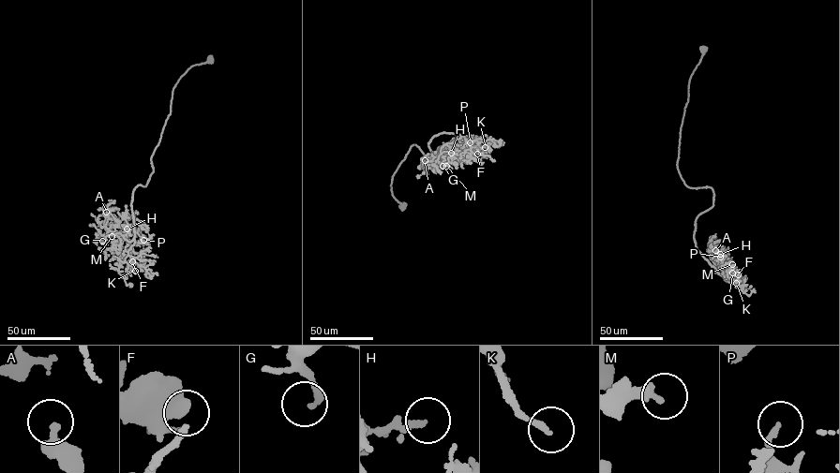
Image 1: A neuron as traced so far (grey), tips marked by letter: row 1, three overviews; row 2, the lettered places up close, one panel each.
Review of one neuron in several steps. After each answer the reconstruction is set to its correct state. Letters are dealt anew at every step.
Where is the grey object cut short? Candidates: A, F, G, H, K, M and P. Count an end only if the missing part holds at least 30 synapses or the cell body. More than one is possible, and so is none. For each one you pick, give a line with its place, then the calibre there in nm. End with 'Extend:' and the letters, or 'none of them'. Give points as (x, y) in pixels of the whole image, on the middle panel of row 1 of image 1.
K: place (485, 147); calibre 180 nm
Extend: K

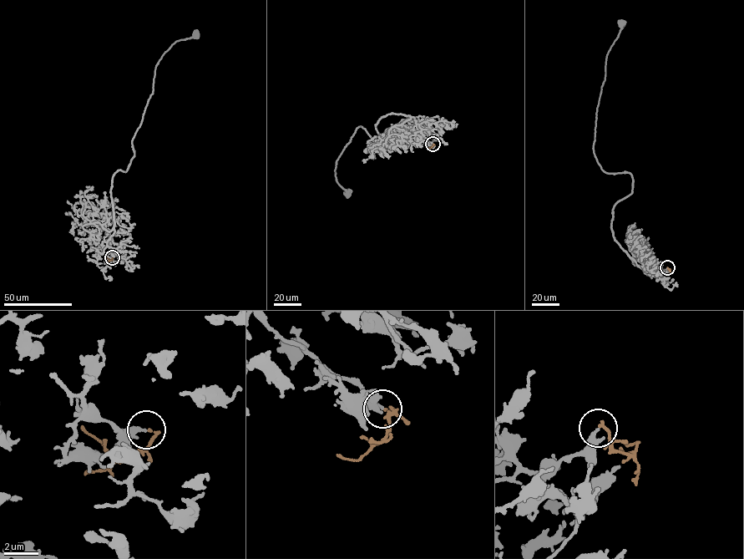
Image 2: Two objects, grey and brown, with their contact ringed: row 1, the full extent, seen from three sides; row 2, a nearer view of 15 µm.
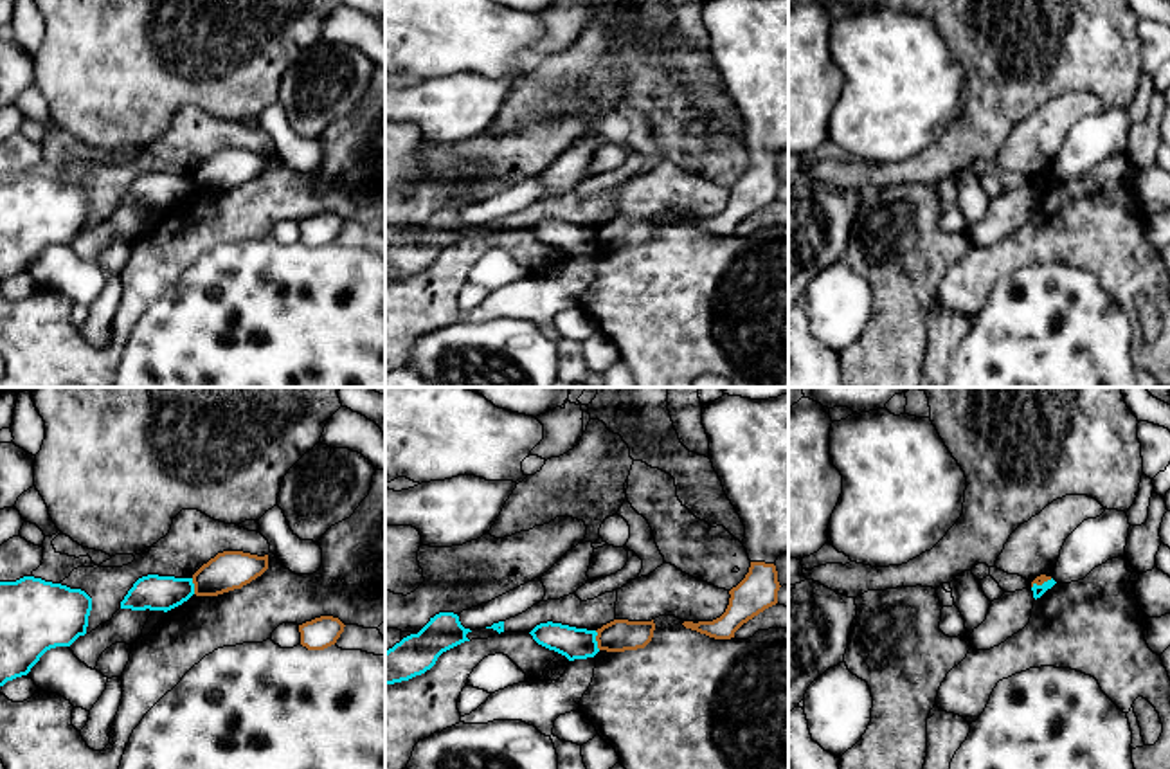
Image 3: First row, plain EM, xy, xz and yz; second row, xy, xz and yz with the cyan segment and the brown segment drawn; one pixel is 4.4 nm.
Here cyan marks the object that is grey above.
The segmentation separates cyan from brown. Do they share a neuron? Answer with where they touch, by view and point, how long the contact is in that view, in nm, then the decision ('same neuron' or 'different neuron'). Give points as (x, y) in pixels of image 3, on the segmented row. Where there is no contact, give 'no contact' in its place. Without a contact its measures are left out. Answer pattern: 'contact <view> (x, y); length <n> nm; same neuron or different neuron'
contact xz (594, 640); length 90 nm; different neuron

